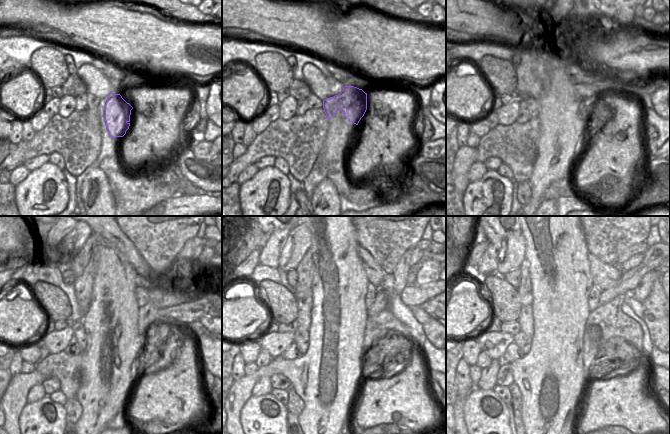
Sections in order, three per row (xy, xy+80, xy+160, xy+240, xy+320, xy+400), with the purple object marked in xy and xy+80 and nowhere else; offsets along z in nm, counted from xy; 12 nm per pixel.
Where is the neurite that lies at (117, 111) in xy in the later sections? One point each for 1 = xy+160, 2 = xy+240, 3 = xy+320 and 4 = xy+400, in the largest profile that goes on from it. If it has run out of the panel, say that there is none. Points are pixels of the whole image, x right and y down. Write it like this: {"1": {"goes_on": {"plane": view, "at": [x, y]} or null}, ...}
{"1": {"goes_on": {"plane": "xy+160", "at": [585, 94]}}, "2": {"goes_on": {"plane": "xy+240", "at": [147, 313]}}, "3": {"goes_on": {"plane": "xy+320", "at": [381, 299]}}, "4": {"goes_on": {"plane": "xy+400", "at": [629, 280]}}}

